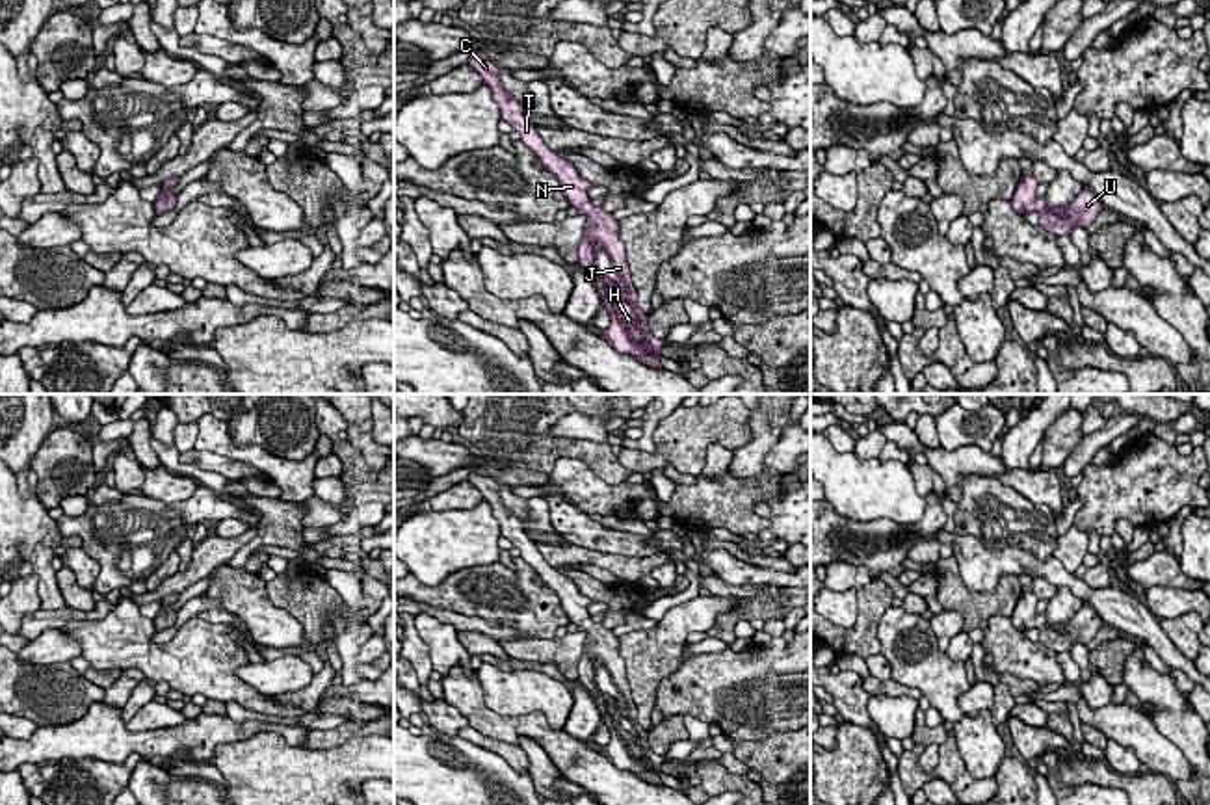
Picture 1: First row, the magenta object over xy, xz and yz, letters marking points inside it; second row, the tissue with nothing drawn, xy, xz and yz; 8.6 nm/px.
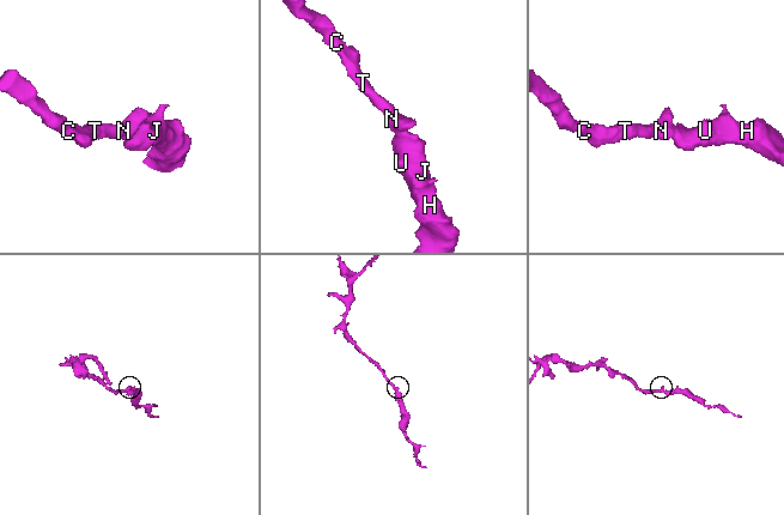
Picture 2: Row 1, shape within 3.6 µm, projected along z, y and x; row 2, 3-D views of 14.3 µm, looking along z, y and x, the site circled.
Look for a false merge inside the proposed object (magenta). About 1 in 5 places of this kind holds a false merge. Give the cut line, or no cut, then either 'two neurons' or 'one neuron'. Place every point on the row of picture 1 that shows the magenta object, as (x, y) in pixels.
no cut; one neuron

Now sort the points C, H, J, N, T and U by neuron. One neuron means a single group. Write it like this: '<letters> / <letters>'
C H J N T U

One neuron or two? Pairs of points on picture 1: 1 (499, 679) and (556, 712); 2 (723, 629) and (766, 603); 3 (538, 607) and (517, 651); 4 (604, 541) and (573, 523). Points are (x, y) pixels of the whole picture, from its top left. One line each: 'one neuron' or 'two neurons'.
1: one neuron
2: one neuron
3: two neurons
4: one neuron

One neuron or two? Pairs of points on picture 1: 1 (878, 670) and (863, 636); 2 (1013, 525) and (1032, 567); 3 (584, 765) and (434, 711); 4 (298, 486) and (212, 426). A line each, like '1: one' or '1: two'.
1: two
2: two
3: two
4: one

